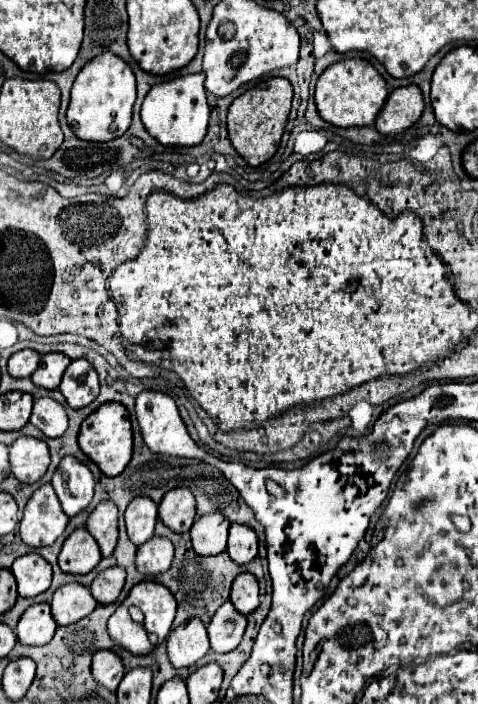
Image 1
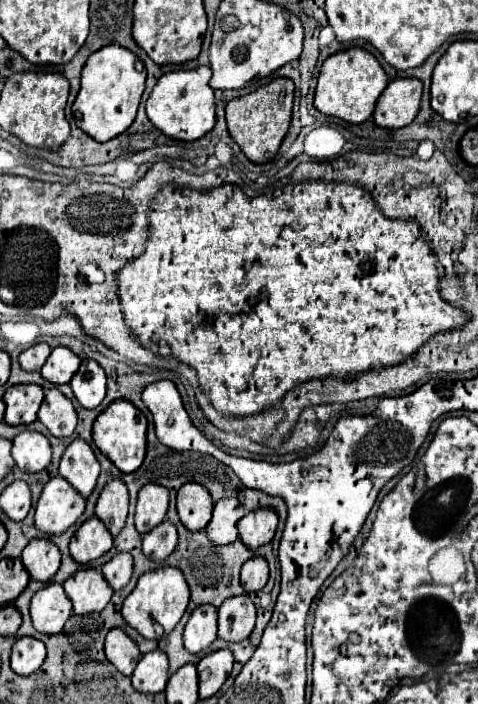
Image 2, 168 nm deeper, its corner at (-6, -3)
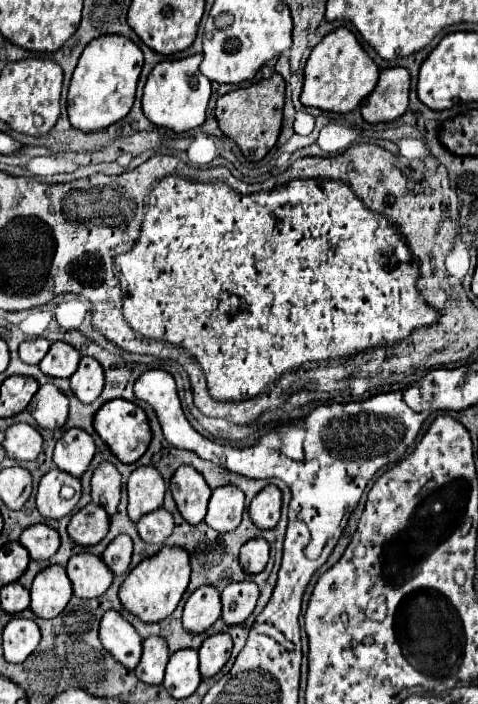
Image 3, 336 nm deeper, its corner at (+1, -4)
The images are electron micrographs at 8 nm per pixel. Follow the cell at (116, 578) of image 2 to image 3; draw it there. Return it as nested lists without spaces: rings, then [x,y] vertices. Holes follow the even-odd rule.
[[[119,534],[105,548],[103,560],[113,570],[113,574],[123,574],[129,568],[131,552],[133,552],[133,542],[131,542],[129,534]]]

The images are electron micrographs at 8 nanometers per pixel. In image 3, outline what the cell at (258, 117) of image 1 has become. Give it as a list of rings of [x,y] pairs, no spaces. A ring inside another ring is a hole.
[[[277,72],[271,78],[261,80],[249,88],[239,88],[217,98],[215,118],[219,122],[219,128],[237,142],[247,160],[259,162],[275,146],[283,120],[283,98],[285,98],[285,80]]]

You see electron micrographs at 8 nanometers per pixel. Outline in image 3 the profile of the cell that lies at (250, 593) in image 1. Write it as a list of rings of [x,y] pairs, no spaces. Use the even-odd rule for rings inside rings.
[[[255,538],[255,540],[243,544],[241,556],[239,556],[239,562],[241,562],[243,570],[247,570],[251,574],[257,574],[265,568],[267,560],[269,560],[269,542],[267,540]]]

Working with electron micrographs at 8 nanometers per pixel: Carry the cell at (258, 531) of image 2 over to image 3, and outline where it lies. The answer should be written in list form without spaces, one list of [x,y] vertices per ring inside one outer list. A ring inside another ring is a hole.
[[[275,484],[265,486],[251,502],[249,506],[249,514],[251,520],[255,522],[255,526],[267,530],[273,528],[279,522],[279,514],[281,514],[281,502],[283,502],[283,494]]]

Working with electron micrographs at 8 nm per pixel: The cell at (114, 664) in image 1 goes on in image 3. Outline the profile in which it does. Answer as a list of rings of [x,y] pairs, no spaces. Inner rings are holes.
[[[107,610],[103,614],[99,638],[103,646],[115,656],[115,660],[119,660],[129,670],[135,670],[143,652],[143,640],[117,610]]]

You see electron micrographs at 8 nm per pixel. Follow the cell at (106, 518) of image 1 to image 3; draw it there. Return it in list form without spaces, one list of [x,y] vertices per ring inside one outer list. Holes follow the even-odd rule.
[[[101,462],[91,478],[91,492],[93,502],[103,506],[107,514],[115,514],[121,494],[121,474],[111,462]]]

